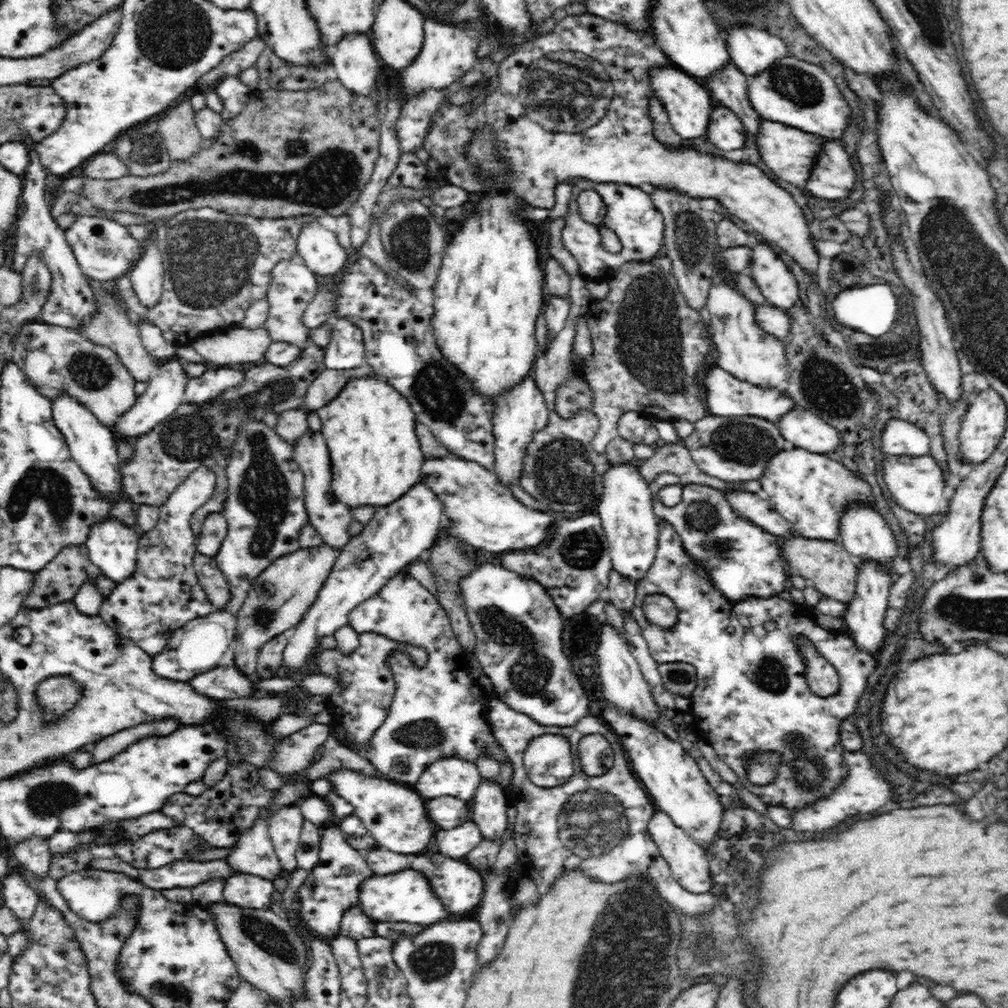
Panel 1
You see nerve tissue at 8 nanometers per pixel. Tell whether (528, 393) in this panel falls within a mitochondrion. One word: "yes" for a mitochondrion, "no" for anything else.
no

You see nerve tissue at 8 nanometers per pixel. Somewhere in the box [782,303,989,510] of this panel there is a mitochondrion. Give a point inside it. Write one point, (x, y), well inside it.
(832, 408)

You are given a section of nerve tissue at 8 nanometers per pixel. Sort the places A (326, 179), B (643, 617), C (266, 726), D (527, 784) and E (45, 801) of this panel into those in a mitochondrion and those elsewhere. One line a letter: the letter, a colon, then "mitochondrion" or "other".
A: mitochondrion
B: other
C: other
D: other
E: mitochondrion

